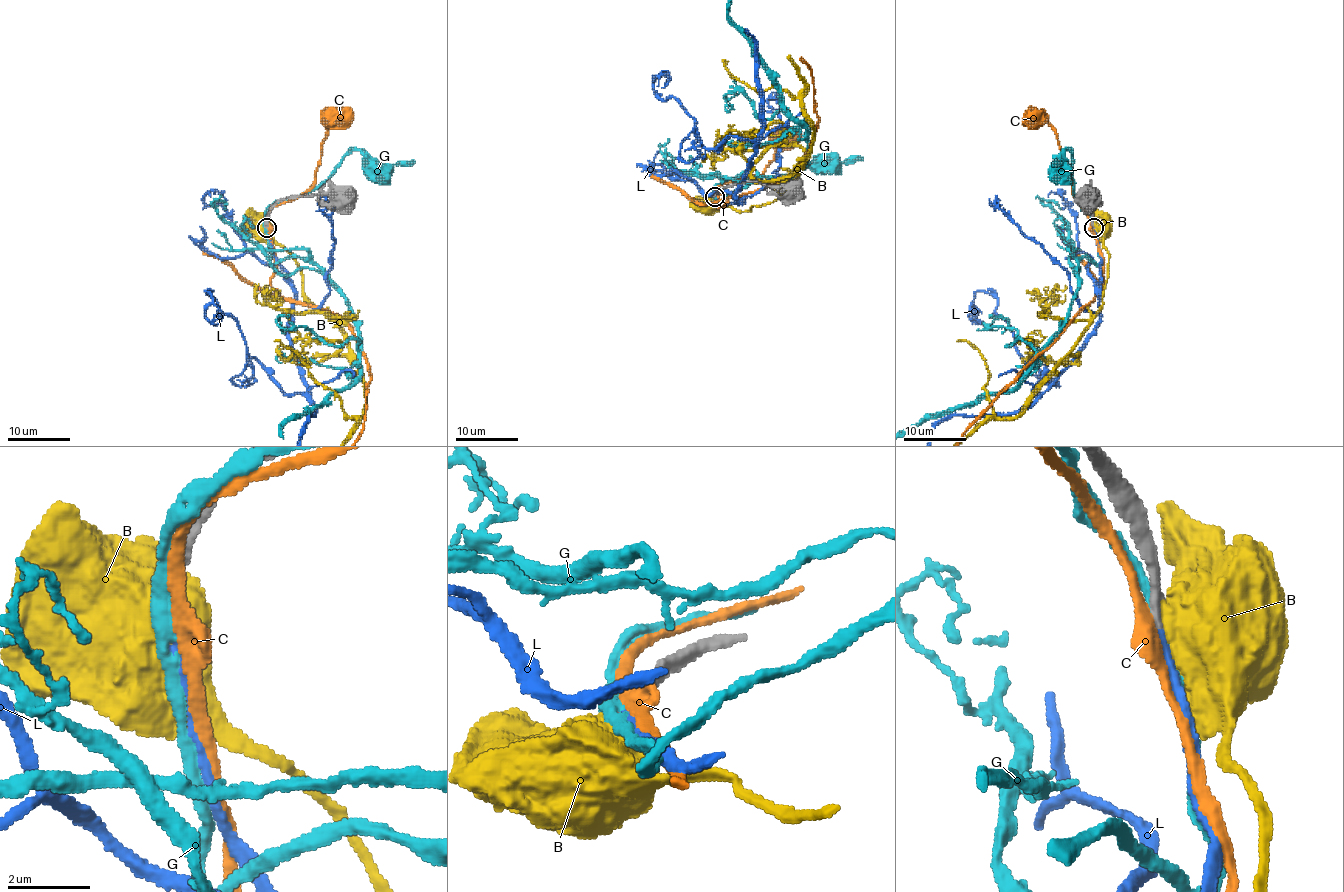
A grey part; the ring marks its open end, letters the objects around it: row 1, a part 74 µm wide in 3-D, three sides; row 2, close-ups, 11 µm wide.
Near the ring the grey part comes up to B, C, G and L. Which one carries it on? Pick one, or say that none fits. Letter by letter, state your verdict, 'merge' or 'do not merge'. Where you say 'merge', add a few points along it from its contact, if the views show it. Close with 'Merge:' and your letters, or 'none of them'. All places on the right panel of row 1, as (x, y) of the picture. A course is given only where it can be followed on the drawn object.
B: do not merge
C: do not merge
G: do not merge
L: merge
Merge: L

